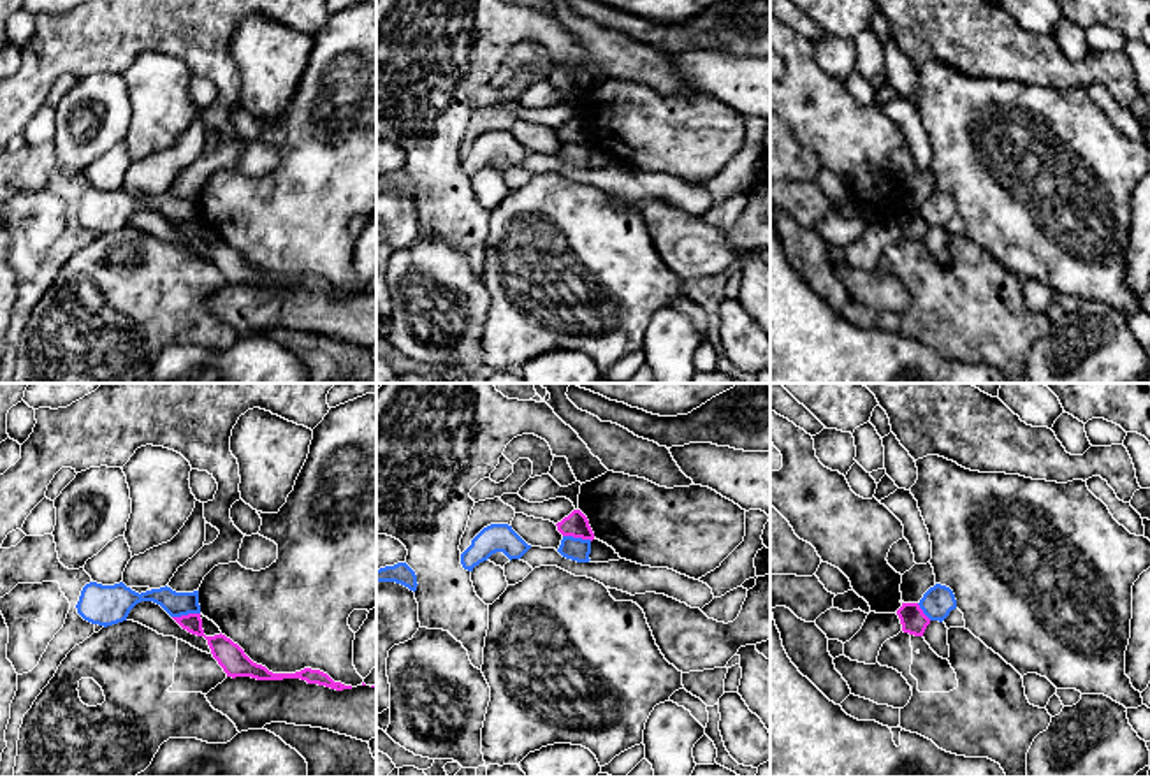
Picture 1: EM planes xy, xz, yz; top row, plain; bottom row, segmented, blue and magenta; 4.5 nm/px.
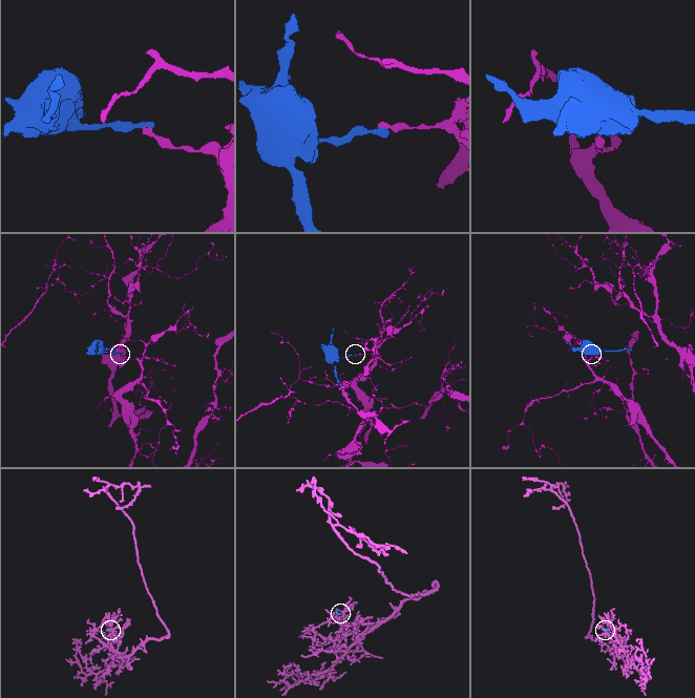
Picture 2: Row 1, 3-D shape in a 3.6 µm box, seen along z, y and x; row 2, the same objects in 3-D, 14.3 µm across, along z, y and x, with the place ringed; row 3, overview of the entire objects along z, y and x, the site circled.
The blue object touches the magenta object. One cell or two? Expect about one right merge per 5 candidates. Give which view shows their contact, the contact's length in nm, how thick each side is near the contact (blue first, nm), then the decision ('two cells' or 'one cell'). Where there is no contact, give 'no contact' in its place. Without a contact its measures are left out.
meets blue in xz; contact 140 nm long; 110 nm thick on the blue side, 110 nm on the other; two cells

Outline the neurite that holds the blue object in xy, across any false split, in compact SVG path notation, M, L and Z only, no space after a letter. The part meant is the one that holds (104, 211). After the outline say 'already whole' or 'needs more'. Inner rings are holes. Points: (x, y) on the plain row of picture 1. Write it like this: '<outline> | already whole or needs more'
M123 188L114 192L86 190L76 214L84 227L107 234L127 227L130 216L141 207L160 211L171 223L200 220L199 197L176 199L165 192L139 200Z | already whole

